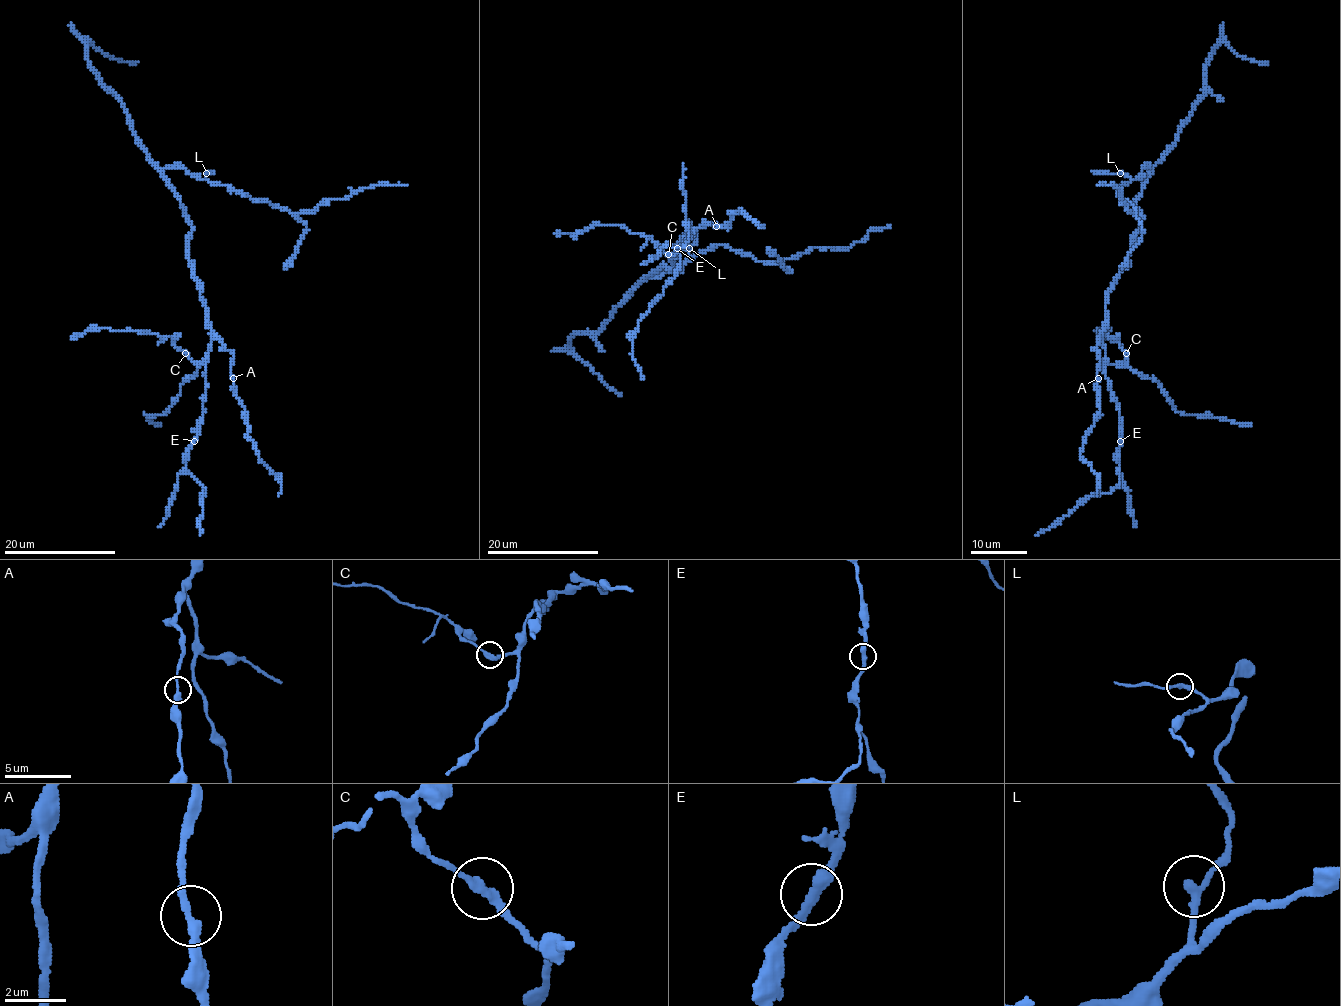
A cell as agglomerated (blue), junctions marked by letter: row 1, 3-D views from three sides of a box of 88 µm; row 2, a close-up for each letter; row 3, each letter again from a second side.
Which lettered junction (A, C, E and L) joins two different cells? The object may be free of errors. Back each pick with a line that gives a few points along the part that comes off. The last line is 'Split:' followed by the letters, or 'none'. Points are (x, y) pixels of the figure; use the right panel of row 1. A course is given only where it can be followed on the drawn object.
Split: none

